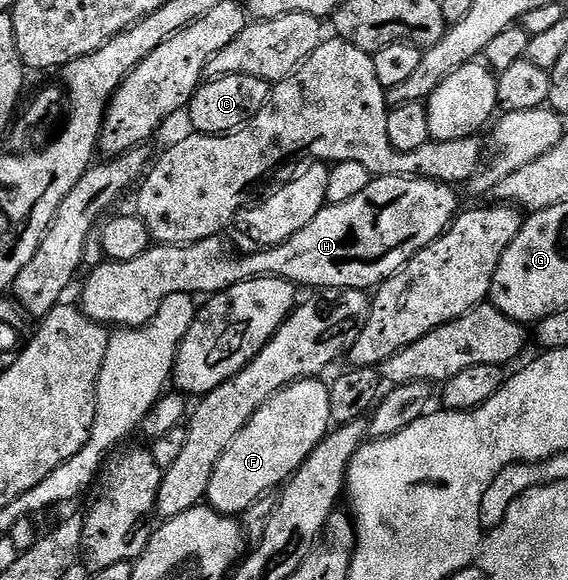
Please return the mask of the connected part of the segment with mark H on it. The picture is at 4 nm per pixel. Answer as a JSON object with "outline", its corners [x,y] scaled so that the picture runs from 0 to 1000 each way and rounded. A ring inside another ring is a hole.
{"outline":[[[665,305],[648,317],[644,329],[623,336],[611,350],[572,353],[525,405],[479,429],[424,440],[379,407],[340,422],[275,419],[243,447],[229,450],[185,448],[153,472],[155,486],[141,505],[137,526],[174,560],[246,567],[271,550],[299,509],[371,509],[440,481],[488,478],[523,495],[544,491],[556,498],[549,502],[655,502],[782,403],[813,360],[803,333],[798,321],[775,312]]]}

